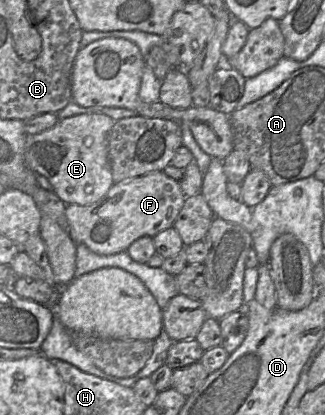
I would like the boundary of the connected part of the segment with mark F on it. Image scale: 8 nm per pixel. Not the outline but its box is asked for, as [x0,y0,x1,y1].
[67,171,186,255]

